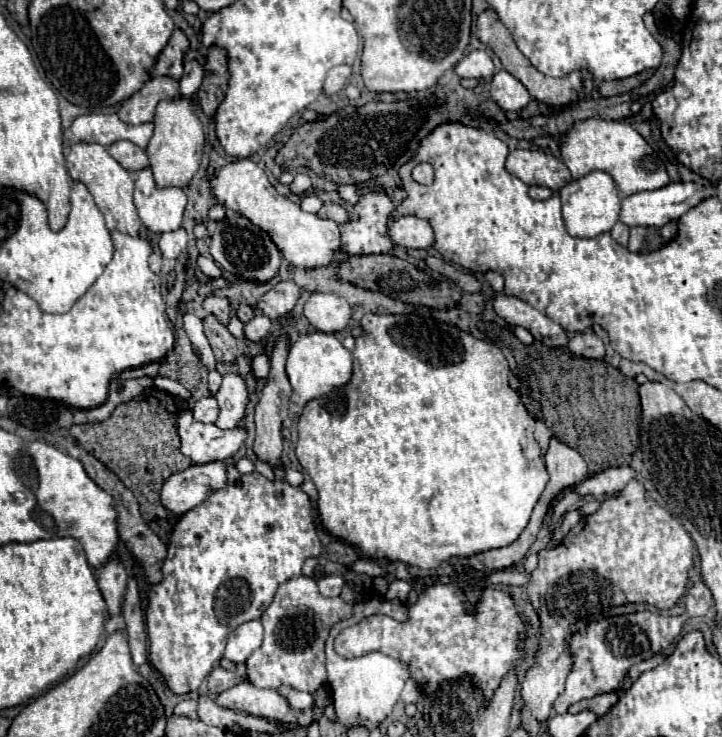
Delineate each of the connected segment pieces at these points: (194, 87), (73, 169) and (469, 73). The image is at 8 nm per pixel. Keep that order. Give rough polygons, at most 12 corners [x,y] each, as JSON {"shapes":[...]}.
{"shapes":[[[186,61],[180,97],[192,101],[202,85],[200,63]],[[74,143],[66,167],[110,231],[140,237],[134,179],[106,147]],[[470,51],[458,65],[460,77],[490,79],[492,57],[486,51]]]}

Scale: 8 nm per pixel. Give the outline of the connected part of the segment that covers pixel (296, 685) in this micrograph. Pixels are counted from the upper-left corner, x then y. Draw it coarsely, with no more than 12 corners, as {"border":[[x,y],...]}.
{"border":[[314,577],[278,587],[246,661],[260,689],[316,693],[326,637],[352,605]]}

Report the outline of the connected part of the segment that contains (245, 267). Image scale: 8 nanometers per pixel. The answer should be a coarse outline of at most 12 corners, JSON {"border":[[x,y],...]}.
{"border":[[242,215],[216,223],[210,255],[226,273],[270,281],[272,239]]}

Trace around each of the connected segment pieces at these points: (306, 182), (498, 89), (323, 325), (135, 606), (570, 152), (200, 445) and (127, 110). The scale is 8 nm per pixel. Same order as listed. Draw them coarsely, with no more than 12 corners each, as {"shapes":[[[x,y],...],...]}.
{"shapes":[[[296,175],[290,183],[292,195],[304,195],[310,187],[308,175]],[[506,69],[494,75],[490,95],[504,111],[520,111],[530,93]],[[314,293],[306,319],[324,333],[344,331],[352,309],[332,293]],[[134,577],[122,615],[136,665],[148,661],[144,611]],[[576,123],[562,139],[572,177],[608,173],[618,197],[670,177],[628,125]],[[178,417],[180,451],[192,463],[224,461],[246,441],[246,429]],[[154,77],[122,103],[130,125],[154,119],[160,101],[178,97],[178,81]]]}

